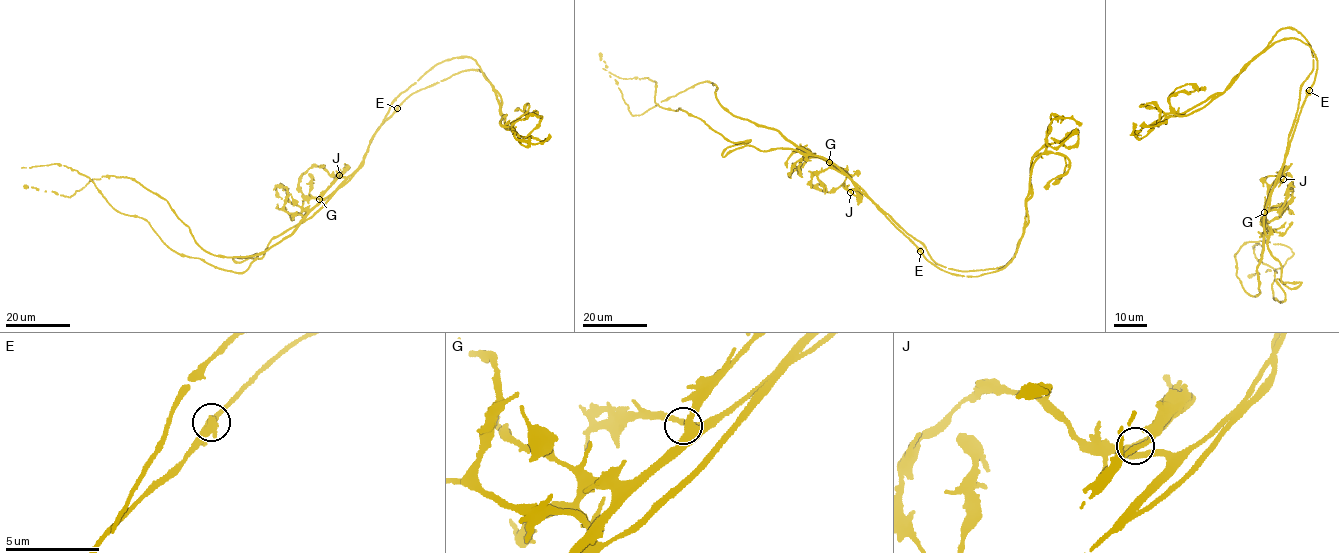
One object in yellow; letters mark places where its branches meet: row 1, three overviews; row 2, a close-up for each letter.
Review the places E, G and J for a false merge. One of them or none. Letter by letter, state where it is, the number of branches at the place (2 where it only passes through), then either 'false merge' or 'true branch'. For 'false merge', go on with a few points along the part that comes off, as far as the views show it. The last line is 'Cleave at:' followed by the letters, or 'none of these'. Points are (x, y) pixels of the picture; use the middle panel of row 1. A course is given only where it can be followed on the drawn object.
E: (920, 251) | 3 | true branch
G: (829, 162) | 3 | true branch
J: (850, 192) | 3 | false merge | (850, 192), (842, 170), (792, 149), (724, 156), (750, 140), (658, 106), (648, 77), (603, 68)
Cleave at: J

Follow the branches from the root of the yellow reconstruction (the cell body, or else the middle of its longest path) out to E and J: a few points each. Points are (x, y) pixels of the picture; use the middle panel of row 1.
E: (840, 169), (920, 251)
J: (840, 169), (855, 186), (850, 192)

